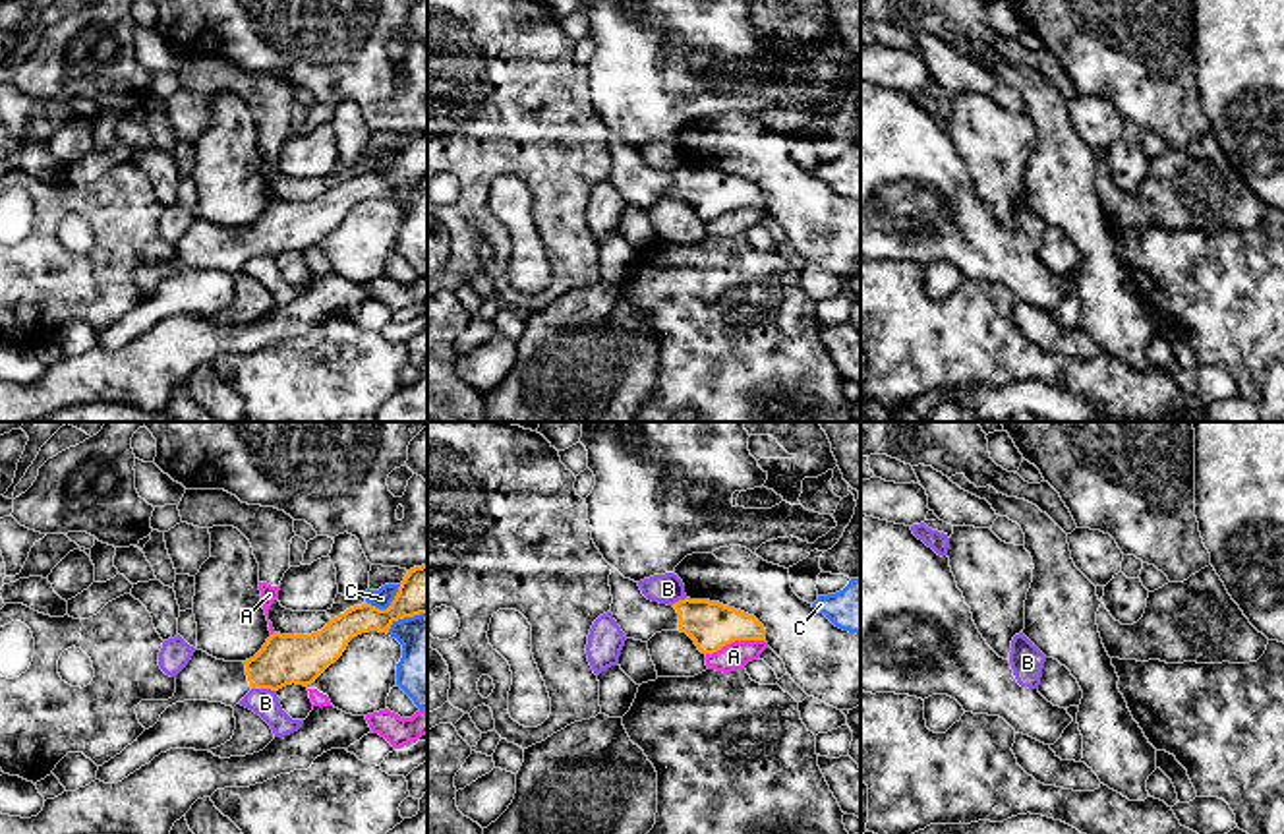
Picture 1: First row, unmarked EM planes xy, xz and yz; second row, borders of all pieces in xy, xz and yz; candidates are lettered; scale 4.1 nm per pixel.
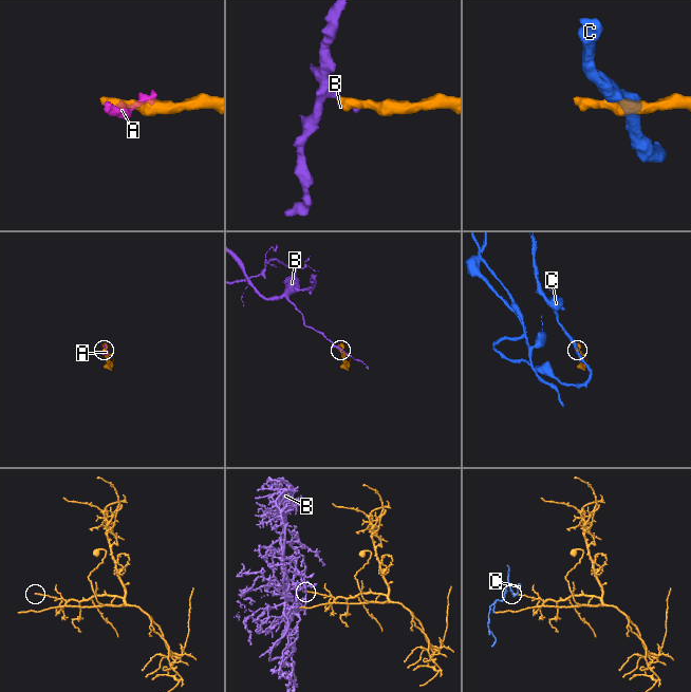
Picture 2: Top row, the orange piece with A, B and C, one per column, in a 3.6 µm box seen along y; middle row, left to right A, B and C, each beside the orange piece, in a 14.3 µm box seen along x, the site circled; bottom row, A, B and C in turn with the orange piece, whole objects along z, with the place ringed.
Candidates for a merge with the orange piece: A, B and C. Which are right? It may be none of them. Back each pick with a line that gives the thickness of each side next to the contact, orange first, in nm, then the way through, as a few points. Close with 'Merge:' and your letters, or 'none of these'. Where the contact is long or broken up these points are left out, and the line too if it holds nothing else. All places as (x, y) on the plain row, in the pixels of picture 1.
Merge: none of these

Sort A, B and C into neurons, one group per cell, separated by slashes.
A / B / C

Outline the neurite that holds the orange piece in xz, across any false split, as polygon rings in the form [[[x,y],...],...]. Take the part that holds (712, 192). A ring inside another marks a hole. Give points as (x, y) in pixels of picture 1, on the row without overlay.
[[[615,134],[609,141],[611,180],[627,205],[648,209],[656,199],[686,199],[702,221],[714,221],[735,207],[766,207],[764,192],[741,176],[710,166],[679,166],[671,172],[648,166],[638,149]]]

